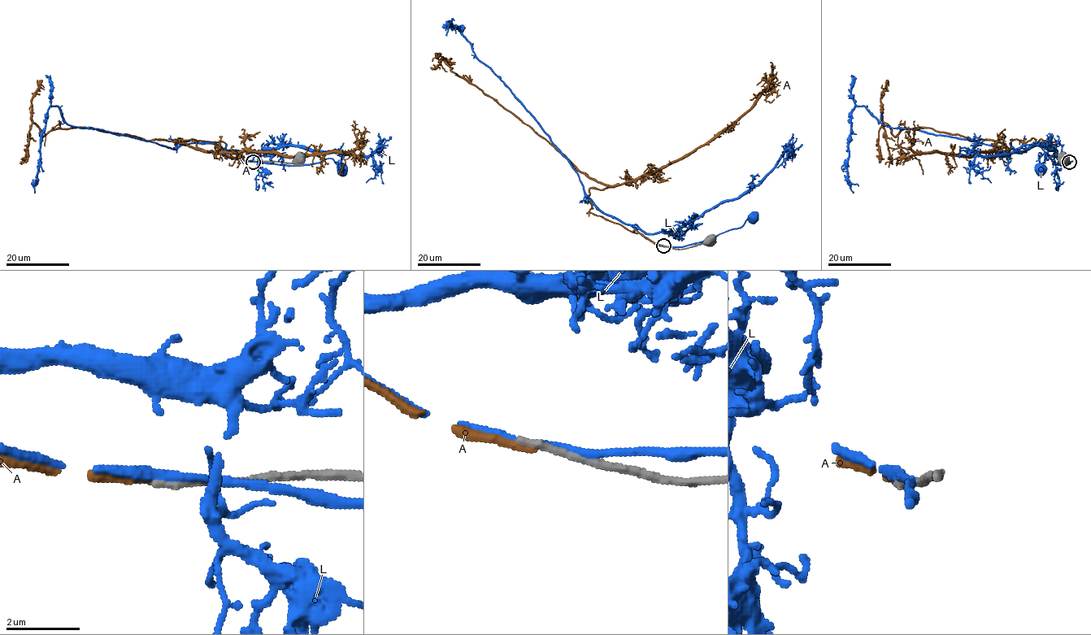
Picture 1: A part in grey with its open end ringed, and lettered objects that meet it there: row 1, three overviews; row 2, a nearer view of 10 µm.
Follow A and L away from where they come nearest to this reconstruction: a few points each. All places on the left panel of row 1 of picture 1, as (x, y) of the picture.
A: (254, 161), (227, 157), (223, 142), (176, 141), (197, 148), (80, 127), (41, 137), (31, 98), (42, 80)
L: (258, 161), (308, 165), (329, 158), (341, 169)

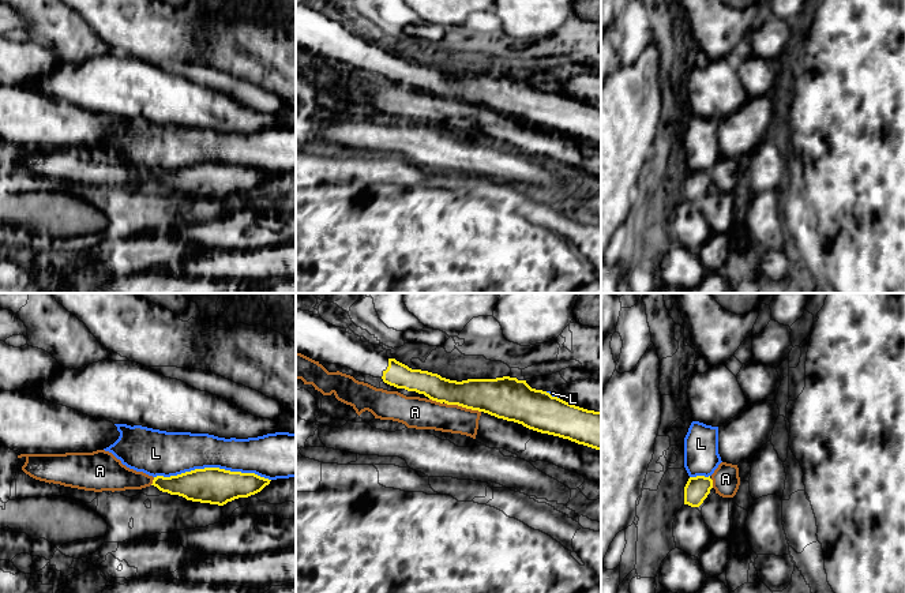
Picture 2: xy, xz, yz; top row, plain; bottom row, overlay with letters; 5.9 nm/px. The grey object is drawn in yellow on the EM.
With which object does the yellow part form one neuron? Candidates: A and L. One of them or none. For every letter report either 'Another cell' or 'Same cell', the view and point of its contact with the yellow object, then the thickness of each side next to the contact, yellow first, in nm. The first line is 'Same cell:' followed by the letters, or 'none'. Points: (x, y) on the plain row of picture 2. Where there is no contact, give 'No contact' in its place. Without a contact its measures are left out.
Same cell: none
A: Another cell. Touches yellow at xz (462, 101). Thickness 240 nm (yellow) against 190 nm
L: Another cell. Touches yellow at xy (213, 162). Thickness 220 nm (yellow) against 260 nm

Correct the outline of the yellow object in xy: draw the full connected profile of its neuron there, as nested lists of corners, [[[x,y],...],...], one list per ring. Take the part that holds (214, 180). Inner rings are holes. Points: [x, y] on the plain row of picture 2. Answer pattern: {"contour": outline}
{"contour": [[[204,162],[170,172],[157,170],[151,180],[187,195],[224,200],[260,187],[270,176],[255,168]]]}

